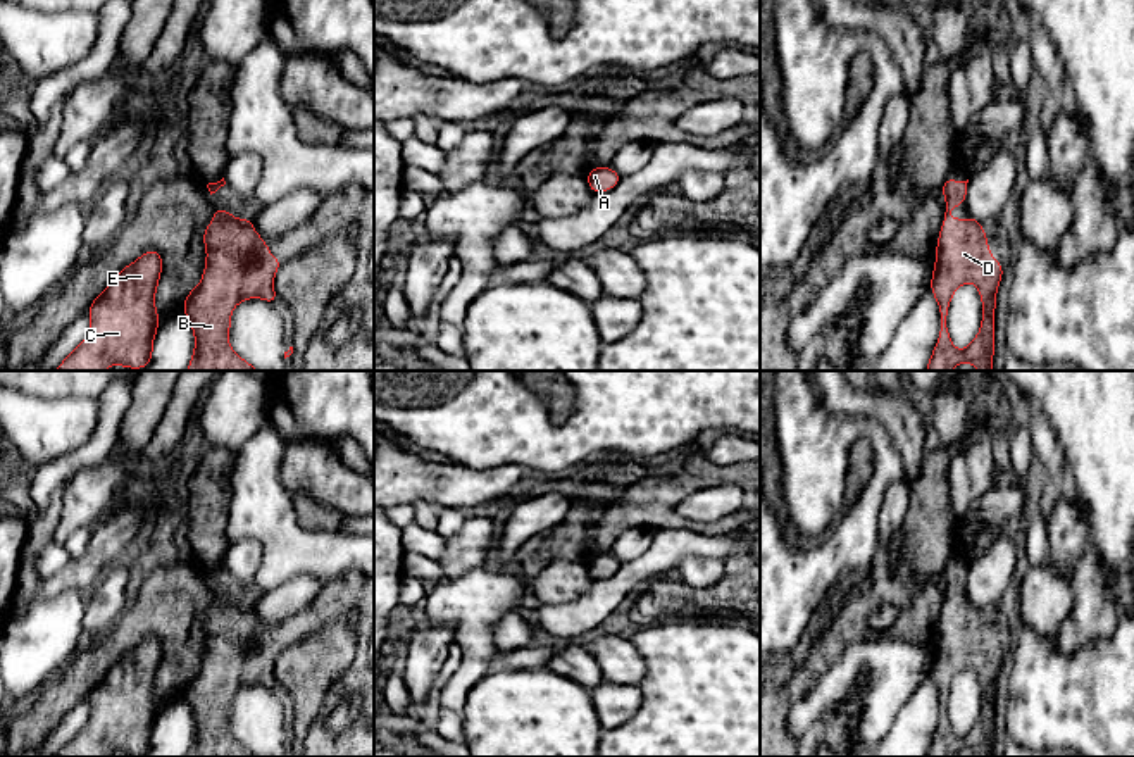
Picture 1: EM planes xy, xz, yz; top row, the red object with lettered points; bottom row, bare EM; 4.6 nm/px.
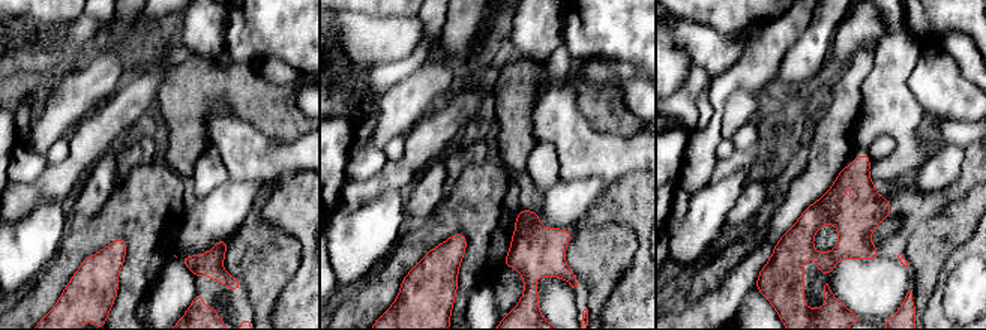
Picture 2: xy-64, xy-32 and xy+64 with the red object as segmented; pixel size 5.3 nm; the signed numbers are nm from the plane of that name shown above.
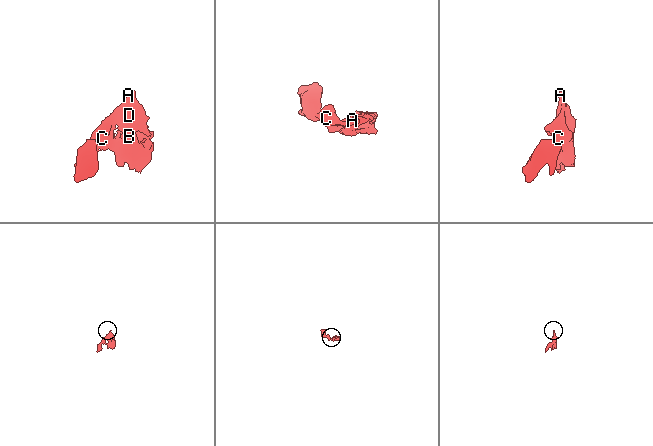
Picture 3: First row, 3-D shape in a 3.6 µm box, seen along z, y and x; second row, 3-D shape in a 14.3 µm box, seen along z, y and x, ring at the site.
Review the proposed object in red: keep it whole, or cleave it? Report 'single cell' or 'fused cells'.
single cell

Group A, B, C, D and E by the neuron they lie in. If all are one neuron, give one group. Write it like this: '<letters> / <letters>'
A B C D E

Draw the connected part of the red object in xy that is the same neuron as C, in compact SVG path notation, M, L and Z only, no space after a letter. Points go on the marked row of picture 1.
M157 250L119 271L90 303L88 336L53 371L105 371L109 364L145 369L159 331L155 293L160 274Z

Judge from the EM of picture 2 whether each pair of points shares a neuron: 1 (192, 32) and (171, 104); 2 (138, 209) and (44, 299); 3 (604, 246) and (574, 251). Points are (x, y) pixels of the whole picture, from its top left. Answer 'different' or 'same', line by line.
1: different
2: same
3: same

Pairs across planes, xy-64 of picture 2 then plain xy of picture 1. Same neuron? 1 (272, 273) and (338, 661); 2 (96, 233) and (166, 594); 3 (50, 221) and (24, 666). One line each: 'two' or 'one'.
1: one
2: one
3: one

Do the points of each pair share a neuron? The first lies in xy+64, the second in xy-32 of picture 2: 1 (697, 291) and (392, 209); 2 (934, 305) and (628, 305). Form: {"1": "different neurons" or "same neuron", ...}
{"1": "different neurons", "2": "same neuron"}

